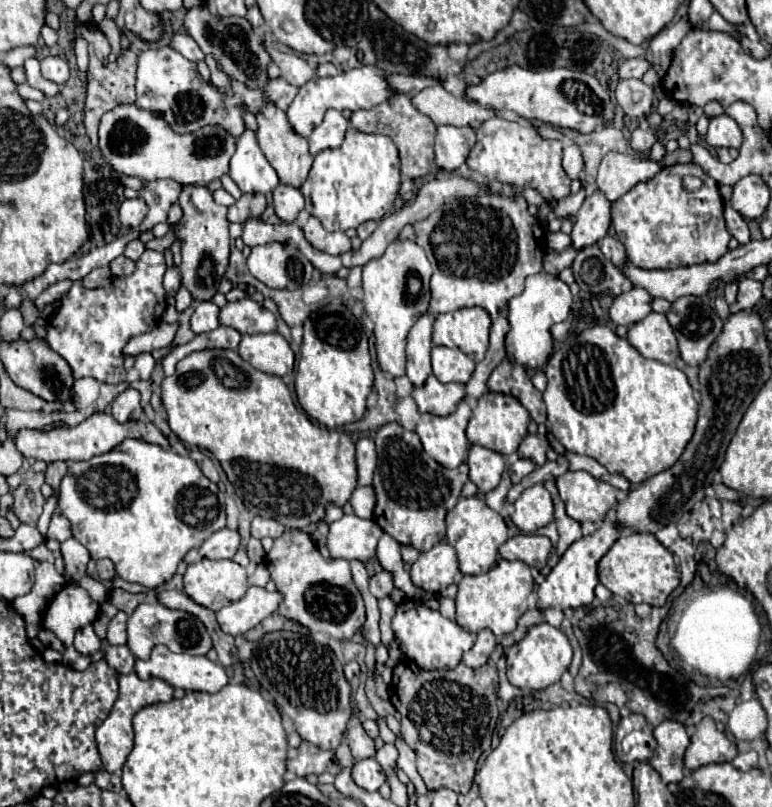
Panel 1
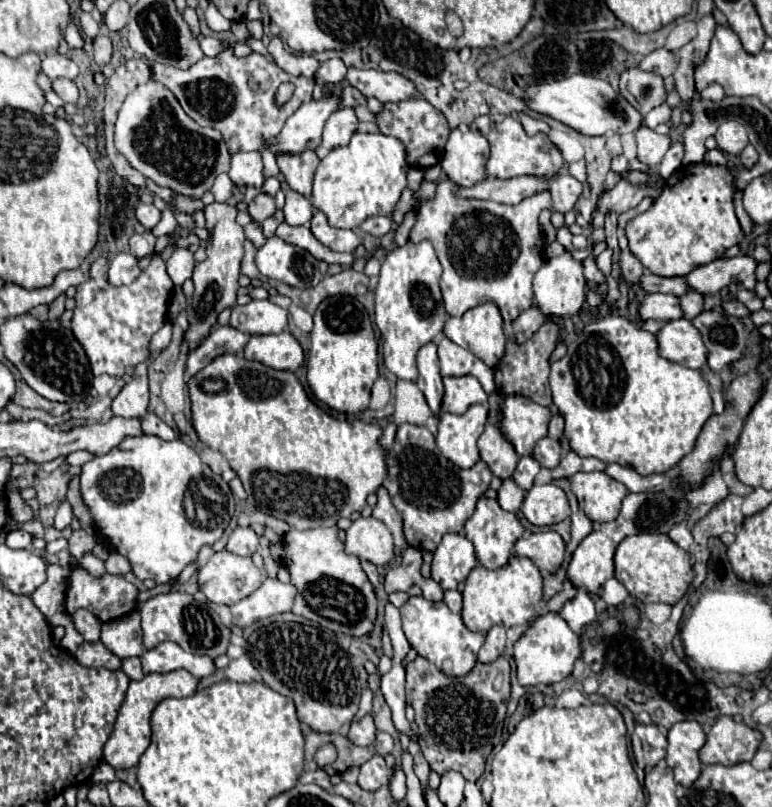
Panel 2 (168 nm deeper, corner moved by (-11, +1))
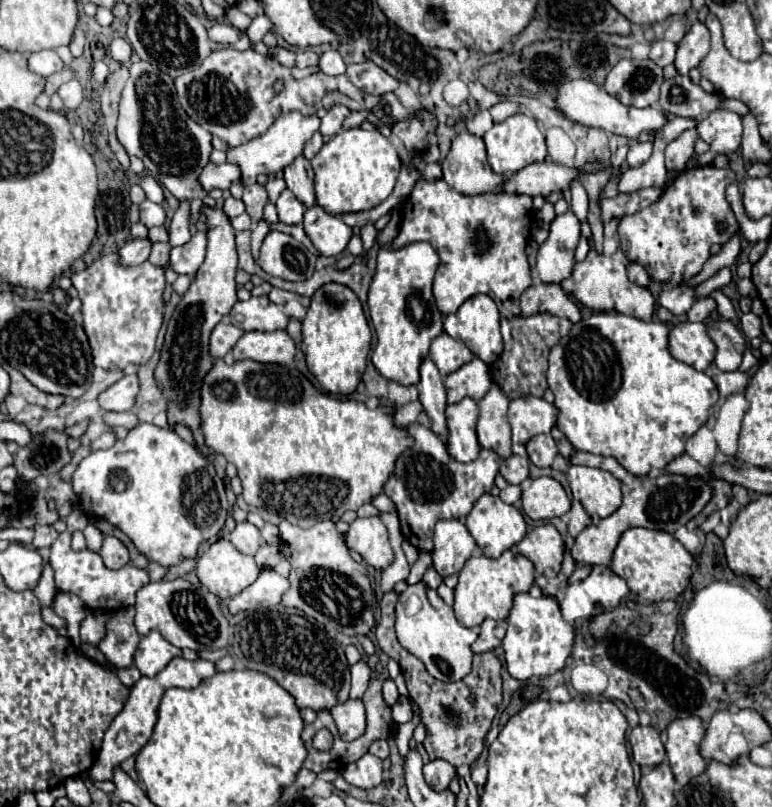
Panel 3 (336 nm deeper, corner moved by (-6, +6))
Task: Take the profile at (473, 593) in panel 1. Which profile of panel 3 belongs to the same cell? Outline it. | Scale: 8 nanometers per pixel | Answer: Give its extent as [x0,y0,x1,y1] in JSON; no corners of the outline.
[454,549,534,627]

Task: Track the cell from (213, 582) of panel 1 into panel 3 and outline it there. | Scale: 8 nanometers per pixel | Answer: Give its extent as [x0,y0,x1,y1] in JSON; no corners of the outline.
[196,539,260,599]

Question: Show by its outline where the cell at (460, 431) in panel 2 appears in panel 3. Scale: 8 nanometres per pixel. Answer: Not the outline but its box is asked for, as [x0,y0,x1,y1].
[446,397,480,461]

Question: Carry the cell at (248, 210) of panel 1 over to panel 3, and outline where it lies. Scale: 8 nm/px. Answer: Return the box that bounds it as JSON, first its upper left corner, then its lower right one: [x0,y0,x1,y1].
[242,183,268,221]

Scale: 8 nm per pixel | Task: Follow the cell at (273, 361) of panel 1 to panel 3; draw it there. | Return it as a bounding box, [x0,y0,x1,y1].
[232,331,296,365]

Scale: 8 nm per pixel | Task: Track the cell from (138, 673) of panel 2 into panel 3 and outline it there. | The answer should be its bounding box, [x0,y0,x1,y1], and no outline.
[116,667,142,687]

